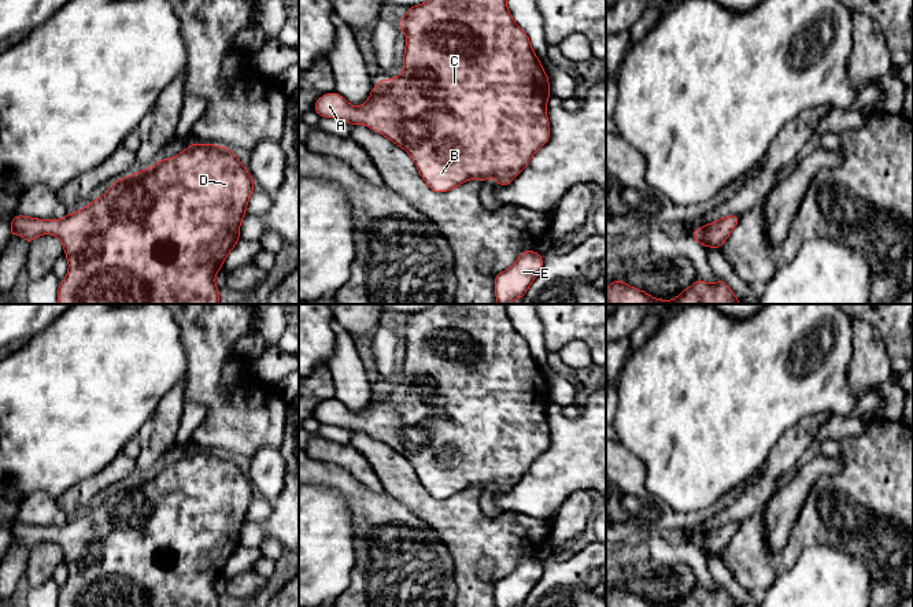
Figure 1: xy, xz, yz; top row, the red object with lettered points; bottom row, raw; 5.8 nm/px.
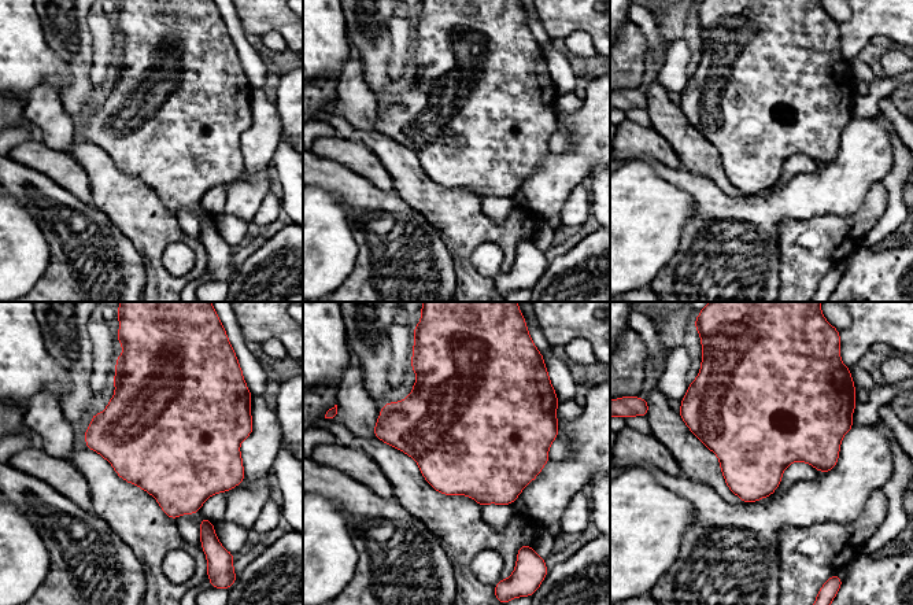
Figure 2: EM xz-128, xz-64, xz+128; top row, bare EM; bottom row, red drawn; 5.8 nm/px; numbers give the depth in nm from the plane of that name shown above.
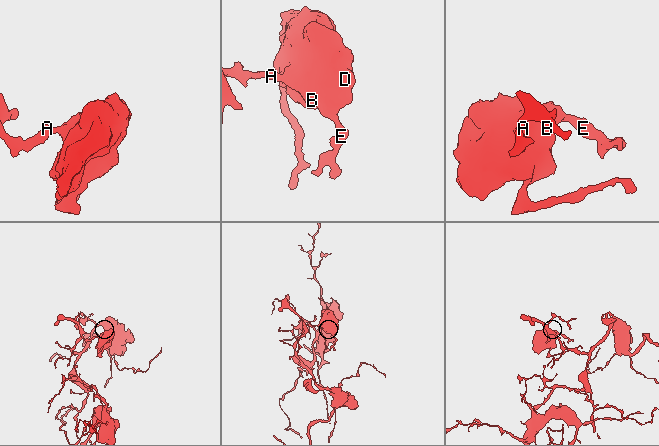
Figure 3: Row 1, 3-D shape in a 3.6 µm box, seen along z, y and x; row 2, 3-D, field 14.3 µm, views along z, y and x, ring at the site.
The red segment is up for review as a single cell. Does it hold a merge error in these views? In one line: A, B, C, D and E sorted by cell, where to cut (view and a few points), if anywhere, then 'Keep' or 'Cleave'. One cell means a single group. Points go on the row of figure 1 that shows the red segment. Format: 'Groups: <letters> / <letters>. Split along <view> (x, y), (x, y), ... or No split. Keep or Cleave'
Groups: A B C D E. No split. Keep

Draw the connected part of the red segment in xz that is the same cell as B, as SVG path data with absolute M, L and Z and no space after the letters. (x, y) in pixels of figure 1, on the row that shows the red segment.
M429 0L426 3L418 4L418 5L413 5L409 7L409 14L406 16L403 16L402 19L399 19L396 22L396 25L400 27L402 32L406 33L406 48L404 48L404 56L403 56L403 73L399 77L391 78L391 79L381 79L380 82L377 82L369 96L369 100L365 101L361 107L354 107L351 106L341 95L336 93L334 90L330 93L326 93L324 96L321 96L315 103L314 103L314 111L319 115L319 116L325 116L325 118L336 118L340 121L345 121L350 125L366 125L367 127L378 132L380 134L385 136L388 140L391 140L393 144L399 145L400 148L403 148L414 160L419 175L422 177L422 179L426 182L426 185L437 193L441 192L448 192L456 186L459 186L461 184L466 182L467 179L480 179L481 184L484 181L487 181L491 177L495 177L498 179L498 184L495 186L499 185L509 185L510 182L514 181L514 178L528 166L528 163L531 162L532 156L543 147L547 144L548 138L550 138L550 122L547 118L547 101L550 97L550 82L548 82L548 75L544 71L544 69L540 64L540 59L536 56L536 53L533 52L533 48L531 45L529 37L528 34L514 22L509 8L507 8L507 1L506 0Z

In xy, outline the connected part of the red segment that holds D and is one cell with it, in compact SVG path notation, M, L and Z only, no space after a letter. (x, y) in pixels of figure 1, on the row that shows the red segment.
M193 143L171 159L160 159L147 170L114 181L110 189L96 201L89 201L85 208L67 214L62 219L15 215L11 222L10 237L21 234L27 243L32 243L41 234L52 234L62 241L69 270L66 278L59 284L58 304L219 304L215 274L222 269L222 263L240 240L240 223L245 216L245 208L254 188L255 184L249 171L240 163L232 149L214 144Z

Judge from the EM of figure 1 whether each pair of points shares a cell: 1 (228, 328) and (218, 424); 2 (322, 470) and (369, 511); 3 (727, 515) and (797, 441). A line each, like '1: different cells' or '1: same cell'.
1: same cell
2: same cell
3: same cell

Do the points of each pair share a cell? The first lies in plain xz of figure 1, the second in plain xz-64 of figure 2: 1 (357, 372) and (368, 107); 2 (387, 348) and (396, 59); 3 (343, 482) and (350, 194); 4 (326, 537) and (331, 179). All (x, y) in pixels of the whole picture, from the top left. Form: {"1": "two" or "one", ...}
{"1": "one", "2": "one", "3": "one", "4": "two"}

